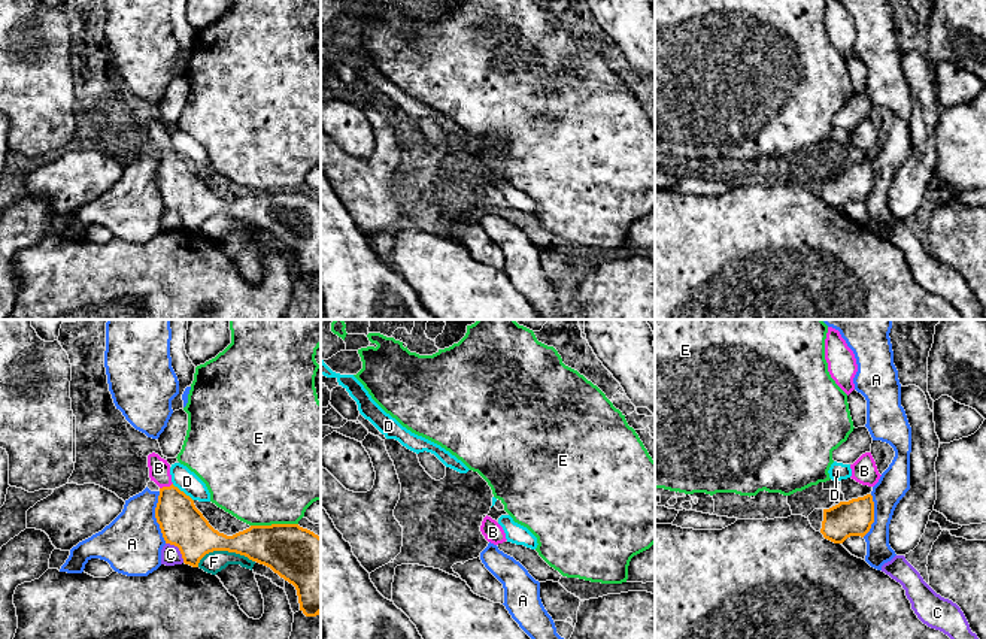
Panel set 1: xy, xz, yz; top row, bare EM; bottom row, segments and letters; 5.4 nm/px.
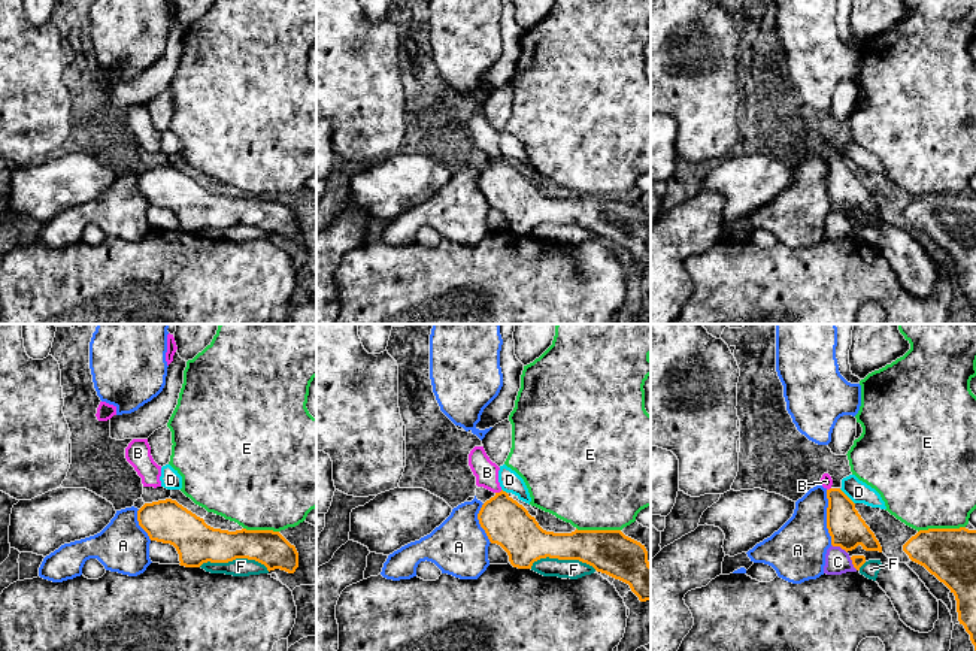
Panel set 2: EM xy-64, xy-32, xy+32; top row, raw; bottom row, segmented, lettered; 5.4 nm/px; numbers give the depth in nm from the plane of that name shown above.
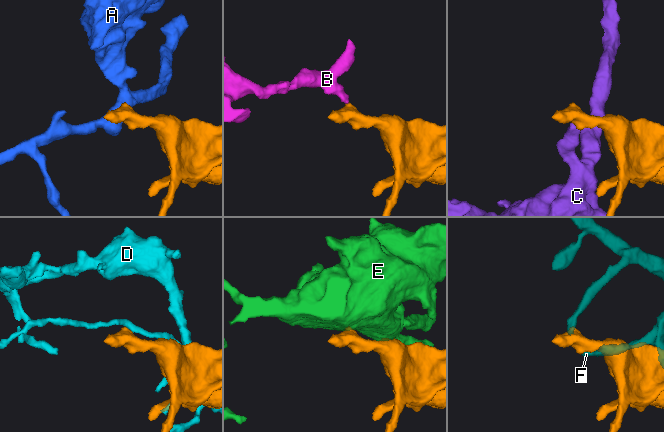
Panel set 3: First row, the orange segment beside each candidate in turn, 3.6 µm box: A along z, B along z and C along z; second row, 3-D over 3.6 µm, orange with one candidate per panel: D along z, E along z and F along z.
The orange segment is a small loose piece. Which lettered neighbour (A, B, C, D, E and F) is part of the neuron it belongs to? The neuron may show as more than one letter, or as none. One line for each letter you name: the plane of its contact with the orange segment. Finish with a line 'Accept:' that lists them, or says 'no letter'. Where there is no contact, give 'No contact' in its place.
B: Touches orange in xy
Accept: B

